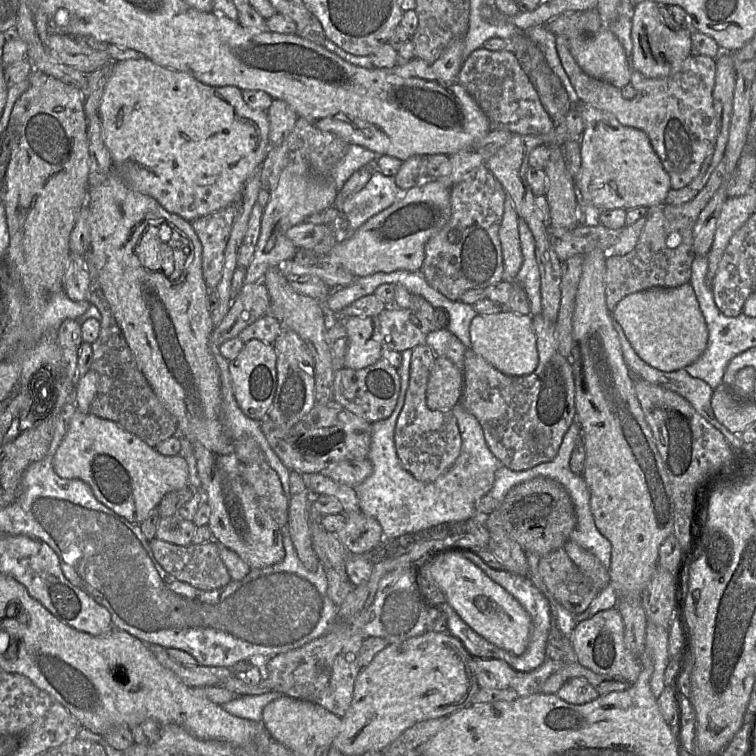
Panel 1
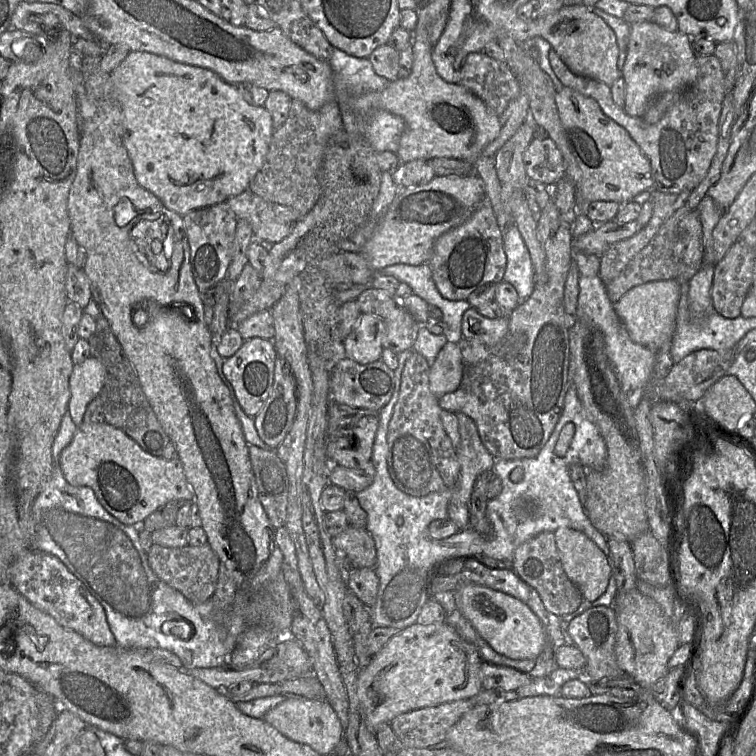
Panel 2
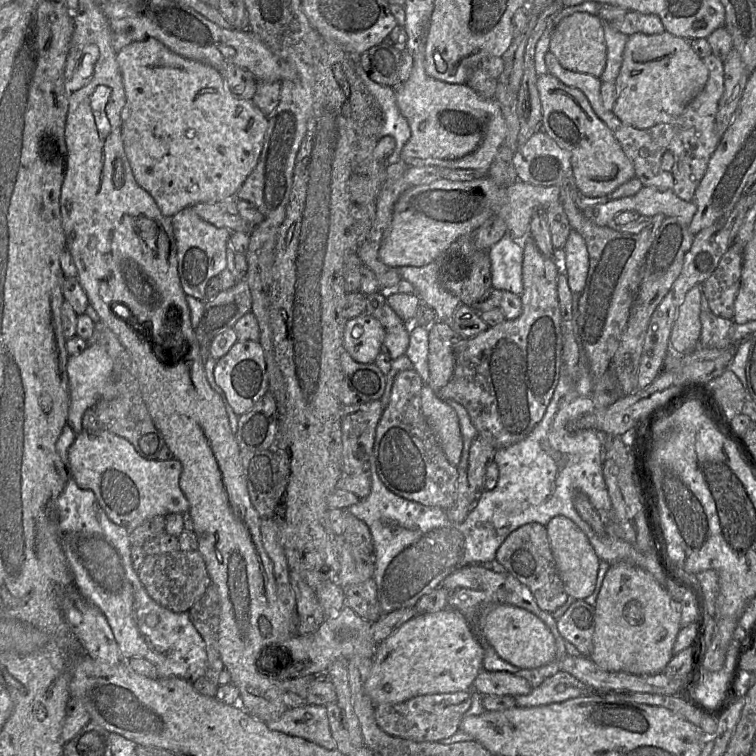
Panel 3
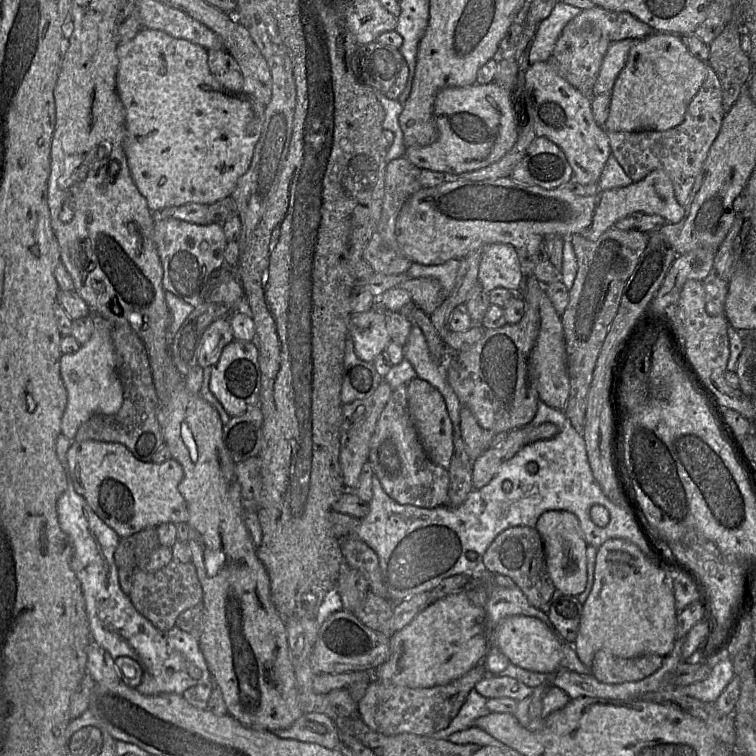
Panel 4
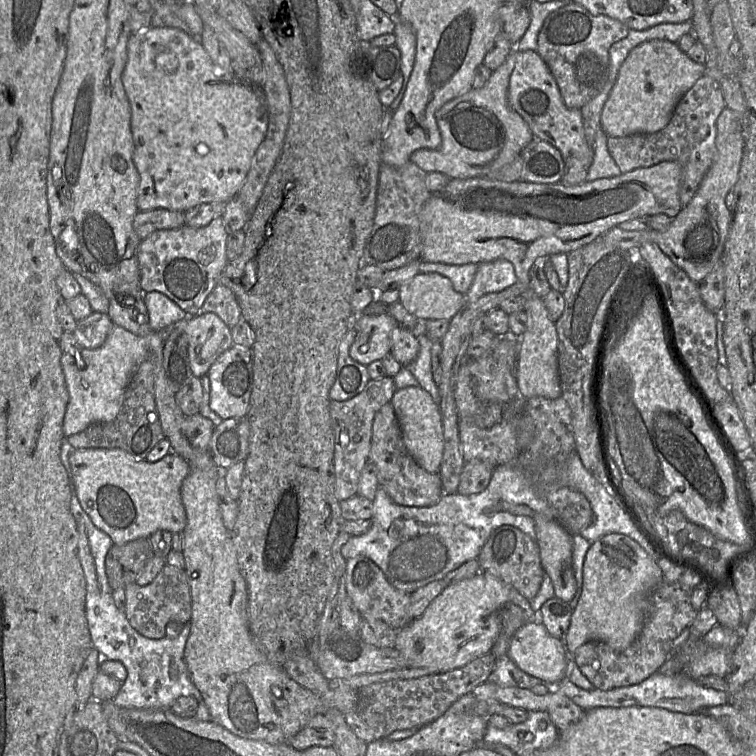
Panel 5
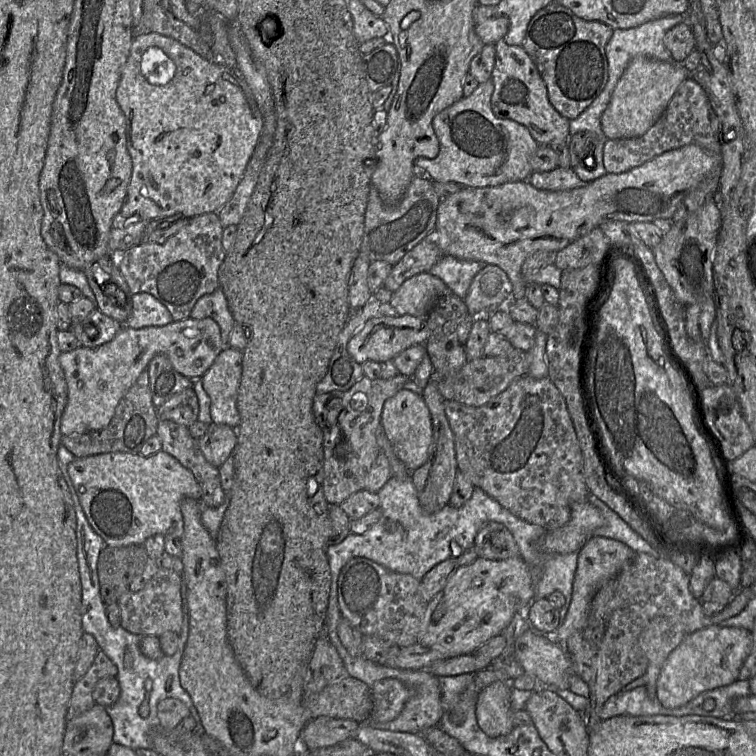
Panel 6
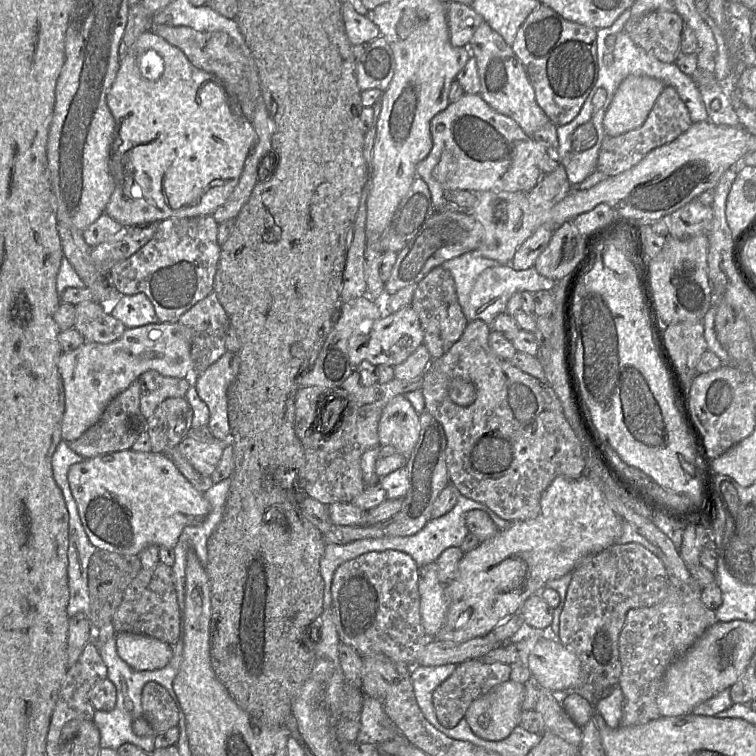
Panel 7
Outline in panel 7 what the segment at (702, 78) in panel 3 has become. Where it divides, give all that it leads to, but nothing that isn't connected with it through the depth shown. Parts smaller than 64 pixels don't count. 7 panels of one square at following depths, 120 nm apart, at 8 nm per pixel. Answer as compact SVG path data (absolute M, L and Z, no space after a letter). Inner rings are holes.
M646 75L627 76L605 112L603 127L606 137L616 137L639 128L665 87L662 81Z

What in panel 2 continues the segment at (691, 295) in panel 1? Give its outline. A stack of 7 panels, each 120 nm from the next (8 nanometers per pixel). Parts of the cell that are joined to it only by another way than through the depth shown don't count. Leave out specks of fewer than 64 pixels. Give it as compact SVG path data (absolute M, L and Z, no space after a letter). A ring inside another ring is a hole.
M675 279L647 282L631 288L613 304L615 313L633 342L655 350L672 341L680 289L681 285Z

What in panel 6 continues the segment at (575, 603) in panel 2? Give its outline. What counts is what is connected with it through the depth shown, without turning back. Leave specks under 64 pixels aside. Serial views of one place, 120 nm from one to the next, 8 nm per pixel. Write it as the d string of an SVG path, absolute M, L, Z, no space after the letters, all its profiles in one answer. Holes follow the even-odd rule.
M488 522L477 533L474 544L479 557L504 560L519 556L519 547L512 533L498 522Z

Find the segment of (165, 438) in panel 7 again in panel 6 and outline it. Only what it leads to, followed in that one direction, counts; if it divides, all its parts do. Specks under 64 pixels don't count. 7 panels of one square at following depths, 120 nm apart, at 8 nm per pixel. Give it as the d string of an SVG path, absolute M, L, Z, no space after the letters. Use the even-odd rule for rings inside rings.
M192 387L187 388L166 400L157 408L160 420L169 420L189 427L199 413L199 402Z

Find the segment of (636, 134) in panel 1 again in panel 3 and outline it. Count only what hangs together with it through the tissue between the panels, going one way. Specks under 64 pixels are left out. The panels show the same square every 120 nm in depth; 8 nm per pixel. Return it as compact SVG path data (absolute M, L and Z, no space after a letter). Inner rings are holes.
M551 73L538 76L537 88L542 109L541 129L568 152L572 174L577 188L582 194L591 198L607 196L622 184L636 177L632 162L624 153L612 131L596 115L589 100L582 91L565 85Z

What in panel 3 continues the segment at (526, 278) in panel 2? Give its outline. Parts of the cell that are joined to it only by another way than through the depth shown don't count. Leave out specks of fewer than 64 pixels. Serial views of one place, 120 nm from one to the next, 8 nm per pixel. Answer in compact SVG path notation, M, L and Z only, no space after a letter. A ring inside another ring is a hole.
M506 233L487 252L491 263L491 287L520 296L523 292L523 244Z

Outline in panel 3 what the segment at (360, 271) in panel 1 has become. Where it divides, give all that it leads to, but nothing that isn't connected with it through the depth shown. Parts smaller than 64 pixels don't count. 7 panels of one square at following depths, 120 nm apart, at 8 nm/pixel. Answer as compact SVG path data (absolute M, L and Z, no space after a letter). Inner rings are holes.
M484 176L470 181L438 179L430 184L409 187L394 206L392 221L380 246L380 260L392 267L421 267L438 260L462 236L481 227L492 215L502 217L507 233L523 246L529 238L535 211L560 201L561 186L541 186L521 180L503 188Z

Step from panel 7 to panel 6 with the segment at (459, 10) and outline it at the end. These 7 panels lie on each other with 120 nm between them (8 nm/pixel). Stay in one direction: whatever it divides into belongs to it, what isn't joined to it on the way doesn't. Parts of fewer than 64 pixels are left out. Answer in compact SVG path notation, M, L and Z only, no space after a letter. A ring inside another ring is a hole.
M478 5L473 12L475 32L484 44L495 44L504 38L509 29L509 19L496 6Z

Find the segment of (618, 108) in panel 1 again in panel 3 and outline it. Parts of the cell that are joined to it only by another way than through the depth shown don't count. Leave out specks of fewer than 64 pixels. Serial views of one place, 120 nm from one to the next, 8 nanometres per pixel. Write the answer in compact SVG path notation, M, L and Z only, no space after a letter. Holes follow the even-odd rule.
M550 50L545 55L549 73L565 85L579 89L585 94L596 115L607 125L620 143L634 166L636 177L642 184L671 190L687 202L693 201L695 190L720 140L715 132L715 118L724 90L723 61L712 53L702 60L708 70L707 82L684 112L672 122L660 123L652 128L640 130L624 124L613 111L605 109L601 99L602 82L599 78L564 68Z

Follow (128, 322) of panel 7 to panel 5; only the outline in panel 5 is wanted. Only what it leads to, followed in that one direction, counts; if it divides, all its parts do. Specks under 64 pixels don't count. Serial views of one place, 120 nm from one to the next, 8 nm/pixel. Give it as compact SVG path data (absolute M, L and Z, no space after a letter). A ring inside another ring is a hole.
M158 291L145 293L143 301L148 312L148 324L154 331L164 331L188 316L174 301Z

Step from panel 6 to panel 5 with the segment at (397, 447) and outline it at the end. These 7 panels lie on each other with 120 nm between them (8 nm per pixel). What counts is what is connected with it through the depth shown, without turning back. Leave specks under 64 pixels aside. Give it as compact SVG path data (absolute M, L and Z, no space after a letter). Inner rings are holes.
M420 386L397 389L391 404L408 453L425 471L439 474L444 453L443 423L439 406L432 396Z

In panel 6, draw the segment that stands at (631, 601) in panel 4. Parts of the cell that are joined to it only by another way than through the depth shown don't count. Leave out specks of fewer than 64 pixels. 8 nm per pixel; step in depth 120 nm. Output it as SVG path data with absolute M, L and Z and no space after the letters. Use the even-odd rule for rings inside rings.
M601 536L591 537L579 550L571 603L563 623L555 631L555 640L559 644L564 644L570 635L586 625L594 594L603 585L615 578L634 555L635 551L626 544Z

